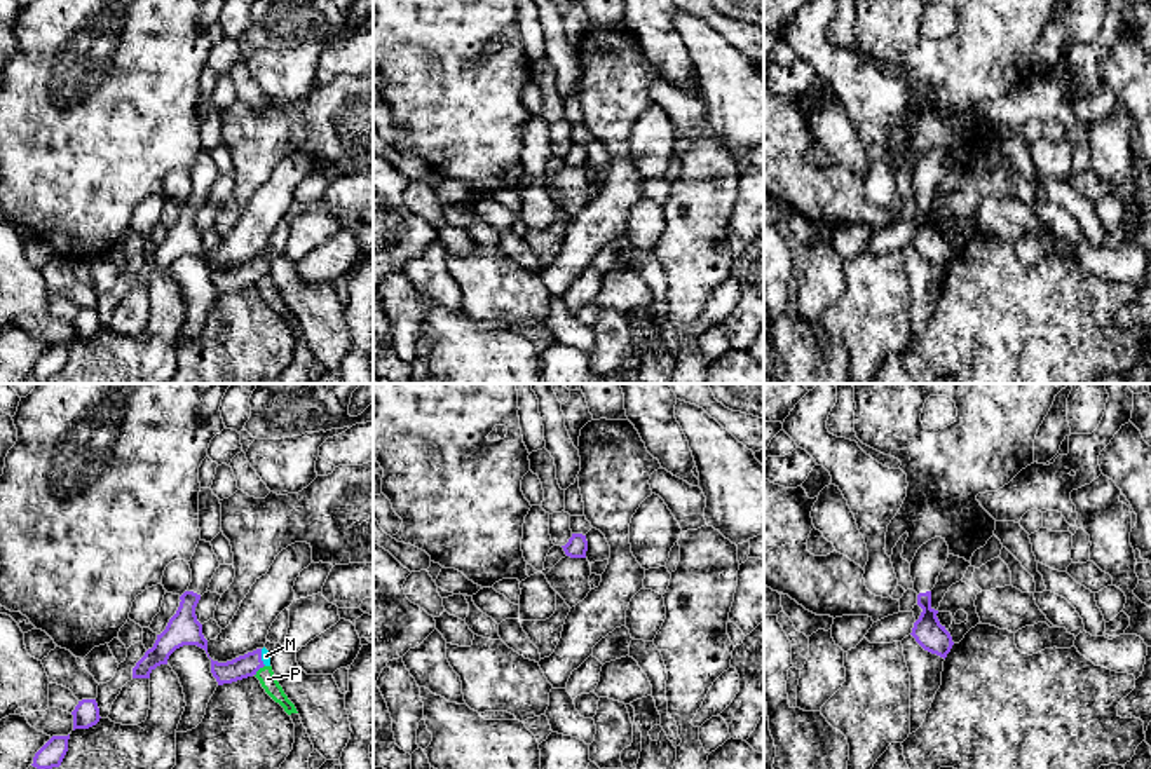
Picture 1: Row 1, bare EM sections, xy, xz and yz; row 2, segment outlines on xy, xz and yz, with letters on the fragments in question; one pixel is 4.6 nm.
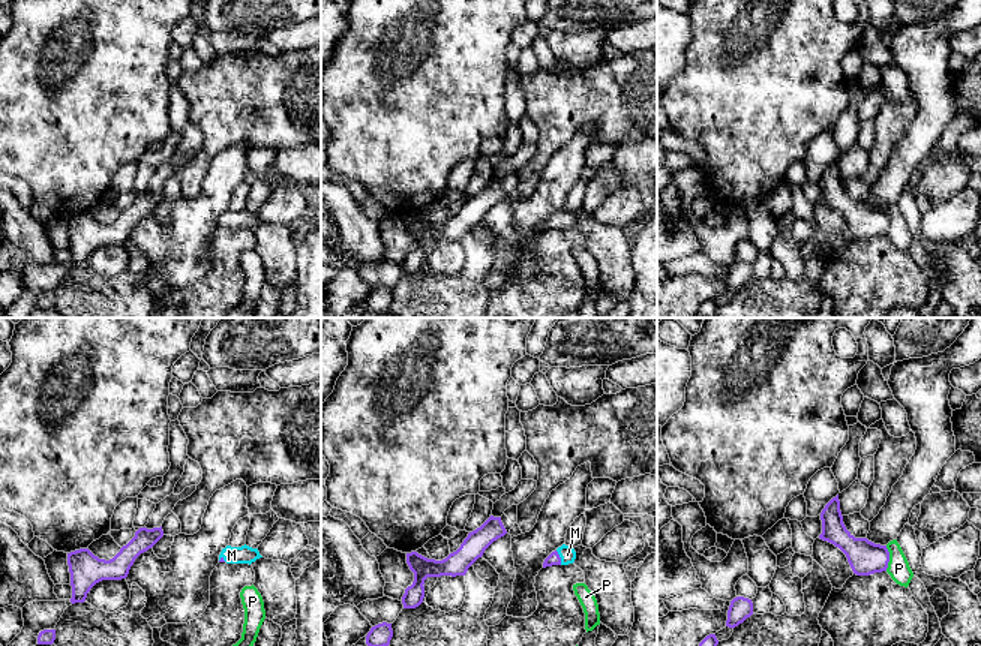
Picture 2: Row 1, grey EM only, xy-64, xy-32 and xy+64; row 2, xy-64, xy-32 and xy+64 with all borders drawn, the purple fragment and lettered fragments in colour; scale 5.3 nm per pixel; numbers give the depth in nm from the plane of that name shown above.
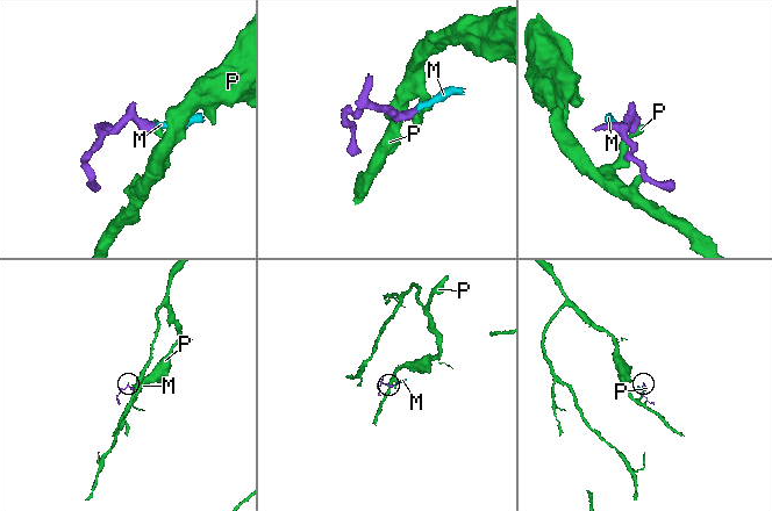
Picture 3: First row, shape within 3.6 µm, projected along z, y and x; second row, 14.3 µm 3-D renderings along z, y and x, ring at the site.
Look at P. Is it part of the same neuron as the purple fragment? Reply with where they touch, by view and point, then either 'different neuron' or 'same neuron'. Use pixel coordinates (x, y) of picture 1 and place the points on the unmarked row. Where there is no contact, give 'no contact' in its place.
xy (258, 278) | different neuron

